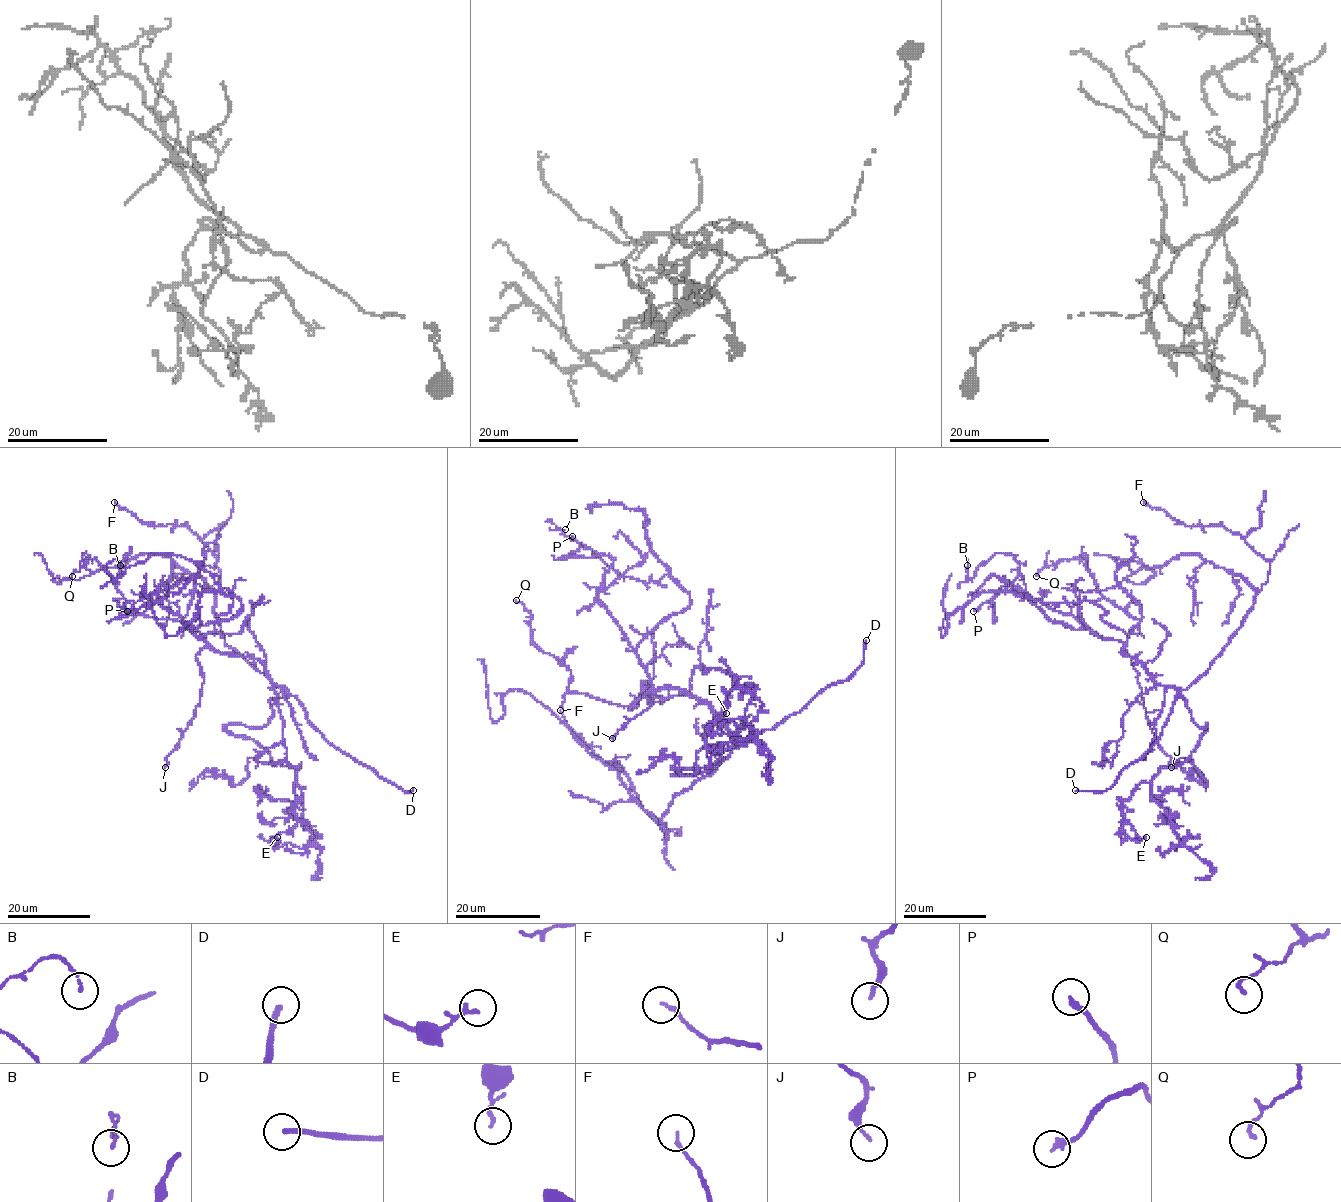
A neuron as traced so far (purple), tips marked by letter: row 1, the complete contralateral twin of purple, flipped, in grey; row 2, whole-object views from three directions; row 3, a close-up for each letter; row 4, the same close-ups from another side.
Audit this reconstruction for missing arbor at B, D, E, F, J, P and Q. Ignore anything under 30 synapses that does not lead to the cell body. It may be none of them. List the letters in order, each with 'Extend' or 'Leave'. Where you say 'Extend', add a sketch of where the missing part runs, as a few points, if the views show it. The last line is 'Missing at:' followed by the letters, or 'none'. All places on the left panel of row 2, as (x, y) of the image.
B: Leave
D: Extend
E: Leave
F: Leave
J: Leave
P: Leave
Q: Leave
Missing at: D

